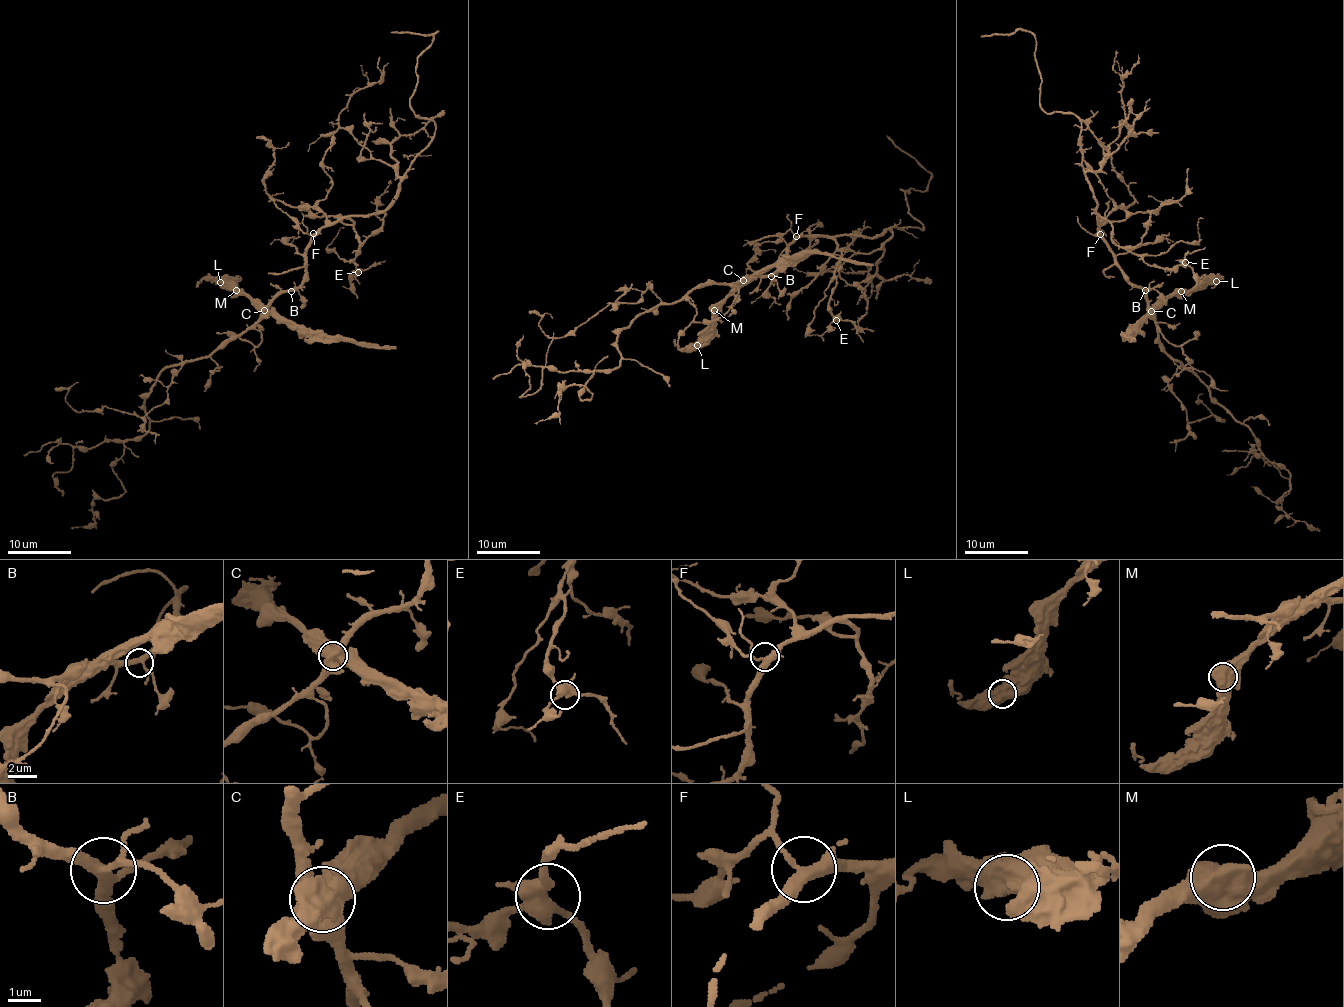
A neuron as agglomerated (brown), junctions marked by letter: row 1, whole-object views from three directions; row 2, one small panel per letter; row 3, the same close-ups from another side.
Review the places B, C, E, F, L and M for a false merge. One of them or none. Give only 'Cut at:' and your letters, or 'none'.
Cut at: C

